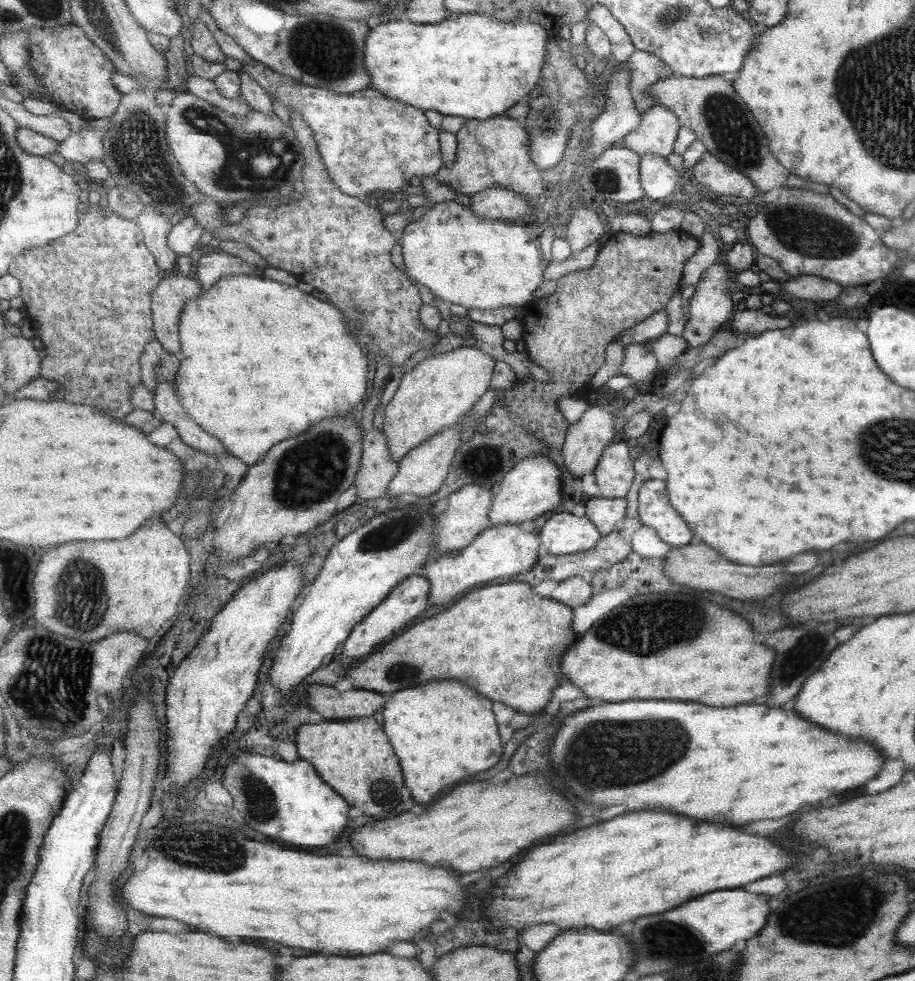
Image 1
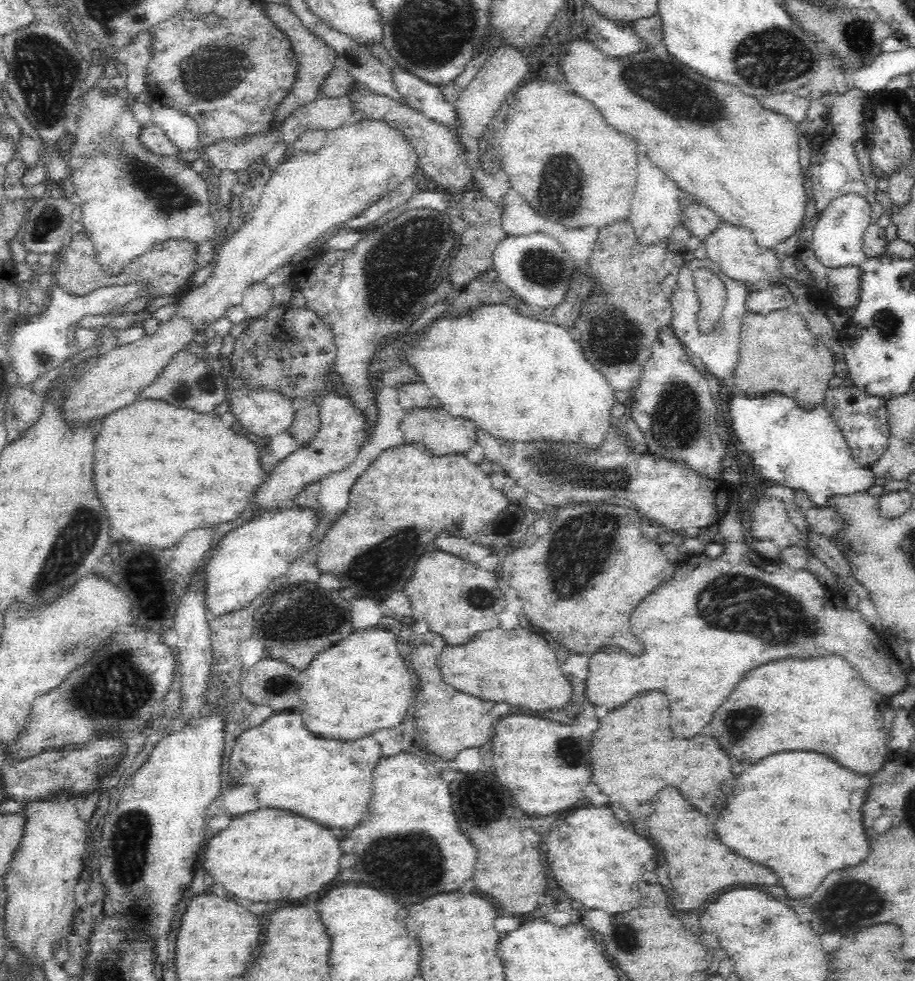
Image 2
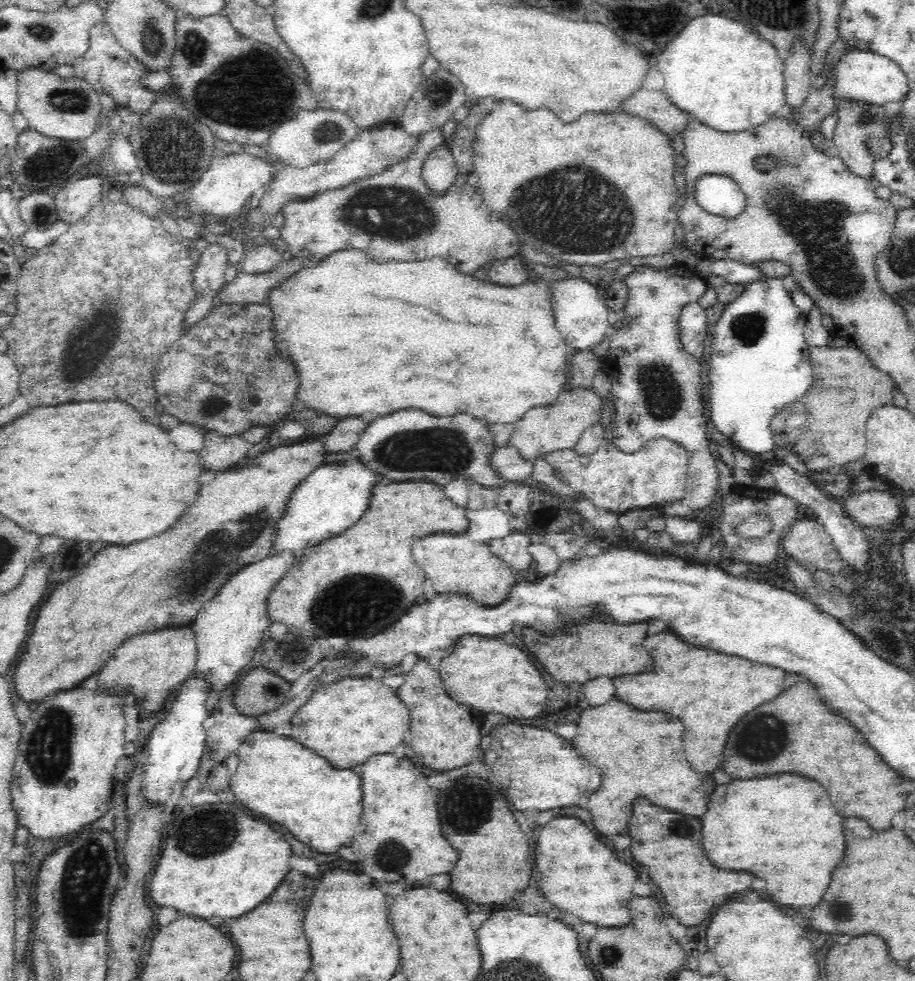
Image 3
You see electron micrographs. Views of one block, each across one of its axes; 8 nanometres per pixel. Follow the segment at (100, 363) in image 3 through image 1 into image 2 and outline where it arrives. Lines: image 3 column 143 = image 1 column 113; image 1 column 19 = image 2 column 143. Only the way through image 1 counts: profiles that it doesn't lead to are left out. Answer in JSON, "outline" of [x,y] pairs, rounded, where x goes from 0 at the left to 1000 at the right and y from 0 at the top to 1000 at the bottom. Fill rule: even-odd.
{"outline":[[[92,236],[81,239],[74,243],[74,251],[72,255],[63,261],[61,267],[61,285],[66,290],[66,294],[70,294],[72,298],[81,300],[81,302],[92,302],[98,300],[111,292],[133,292],[133,290],[142,290],[146,285],[162,285],[164,287],[164,298],[160,300],[164,306],[168,306],[170,302],[184,302],[184,300],[197,300],[203,290],[210,287],[210,281],[214,279],[214,253],[216,249],[203,247],[203,245],[184,245],[175,251],[168,251],[166,255],[162,255],[160,259],[155,259],[153,263],[149,263],[149,267],[144,267],[133,281],[122,283],[116,279],[116,275],[111,275],[105,267],[103,267],[103,253],[96,245],[96,241]],[[160,275],[160,277],[157,277]]]}

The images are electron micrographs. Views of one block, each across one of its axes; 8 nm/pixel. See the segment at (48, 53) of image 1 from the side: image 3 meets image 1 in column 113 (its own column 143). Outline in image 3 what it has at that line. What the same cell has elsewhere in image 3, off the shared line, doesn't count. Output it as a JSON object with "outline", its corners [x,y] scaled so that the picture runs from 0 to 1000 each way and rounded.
{"outline":[[[114,20],[98,29],[96,51],[87,59],[81,61],[81,80],[94,82],[103,92],[107,92],[107,96],[122,98],[125,104],[129,106],[129,110],[138,108],[144,114],[149,114],[151,118],[157,118],[166,112],[168,106],[175,104],[175,100],[188,100],[192,106],[197,106],[201,110],[203,102],[201,102],[201,96],[195,88],[188,88],[184,94],[164,94],[155,86],[155,77],[160,73],[164,73],[162,65],[155,65],[153,61],[149,61],[146,55],[142,55],[136,47],[131,47],[127,35],[120,31],[118,24],[114,24]]]}

